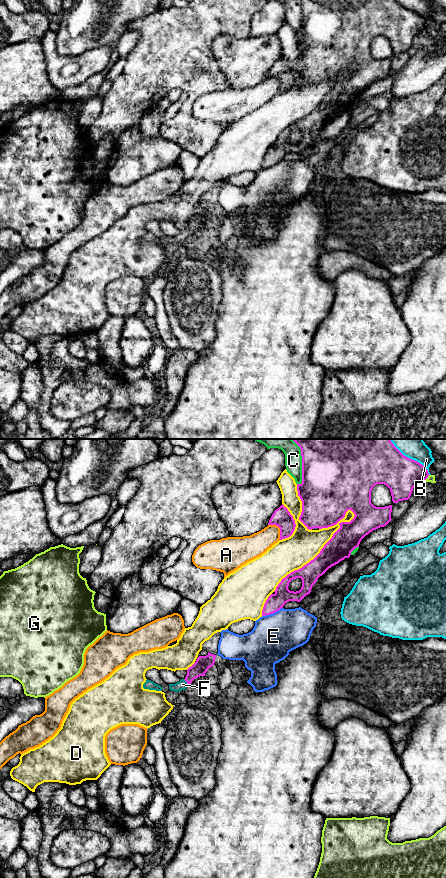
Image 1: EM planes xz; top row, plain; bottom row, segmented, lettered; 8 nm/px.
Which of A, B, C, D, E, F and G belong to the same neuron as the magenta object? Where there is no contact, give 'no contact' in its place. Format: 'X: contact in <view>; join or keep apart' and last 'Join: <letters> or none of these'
A: contact in xz; keep apart
B: contact in xz; keep apart
C: contact in xz; keep apart
D: contact in xz; keep apart
E: contact in xz; keep apart
F: contact in xz; join
G: contact in xz; keep apart
Join: F

